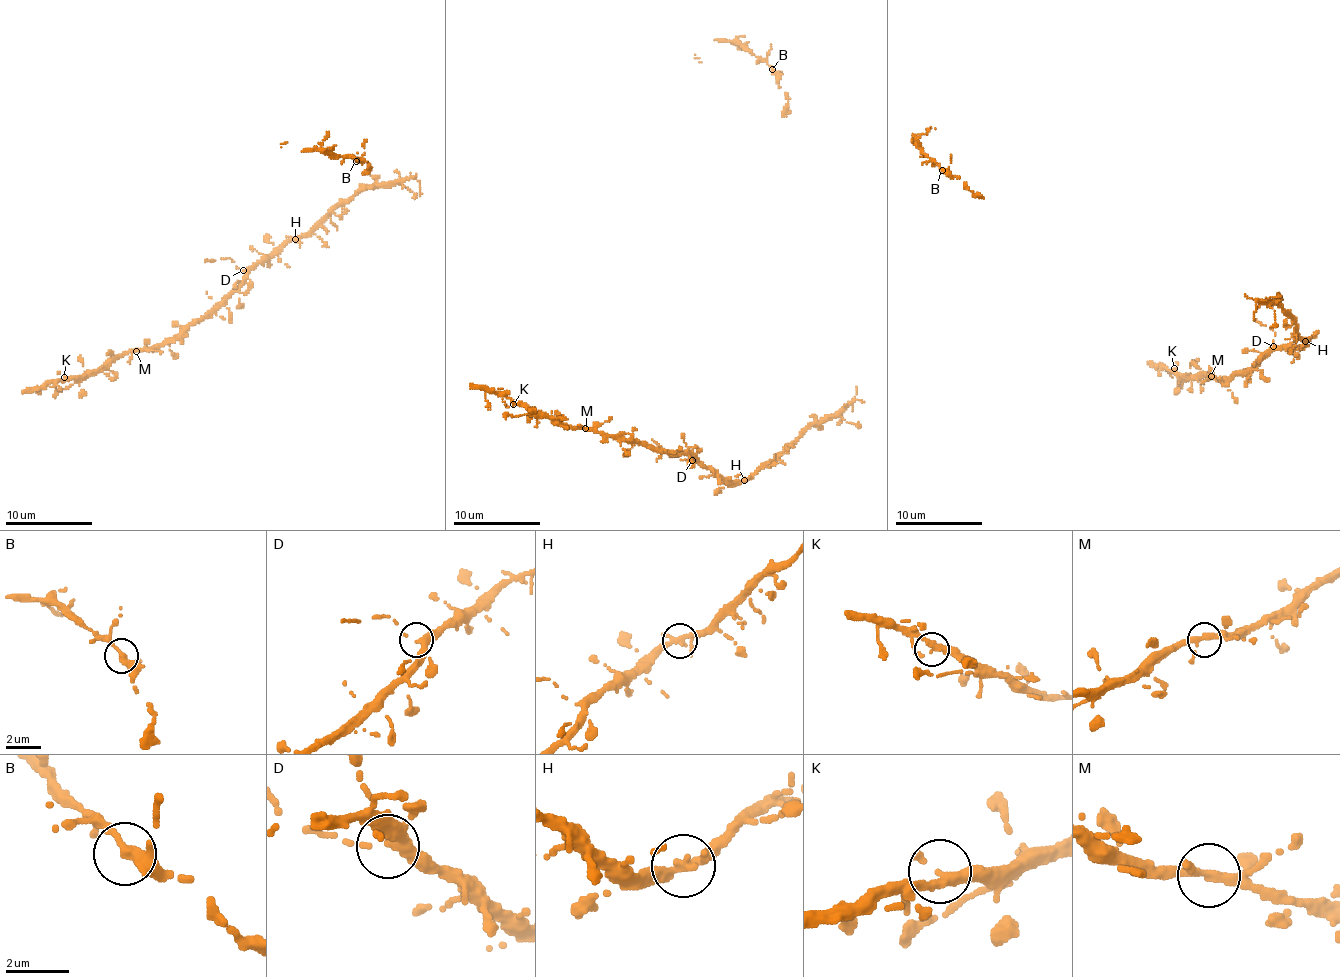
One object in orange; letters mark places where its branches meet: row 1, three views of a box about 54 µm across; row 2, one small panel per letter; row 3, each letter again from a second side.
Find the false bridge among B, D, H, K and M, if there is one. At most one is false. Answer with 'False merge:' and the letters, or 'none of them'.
False merge: none of them

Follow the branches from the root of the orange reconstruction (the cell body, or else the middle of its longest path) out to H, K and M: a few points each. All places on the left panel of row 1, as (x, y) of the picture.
H: (366, 189), (353, 195), (295, 240)
K: (366, 189), (261, 257), (220, 303), (178, 335), (125, 351), (98, 370), (64, 377)
M: (366, 189), (353, 195), (313, 228), (286, 239), (261, 257), (220, 303), (193, 319), (178, 335), (136, 351)

